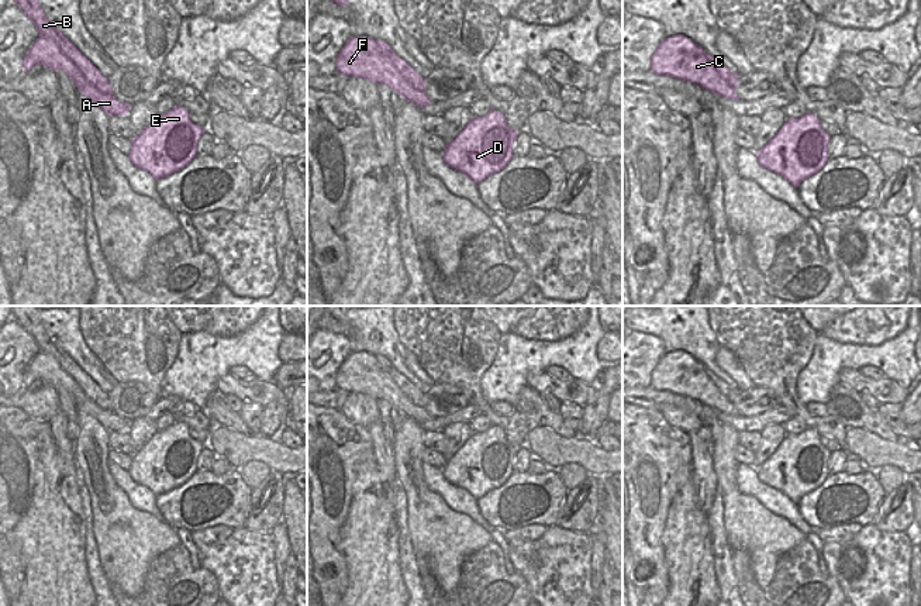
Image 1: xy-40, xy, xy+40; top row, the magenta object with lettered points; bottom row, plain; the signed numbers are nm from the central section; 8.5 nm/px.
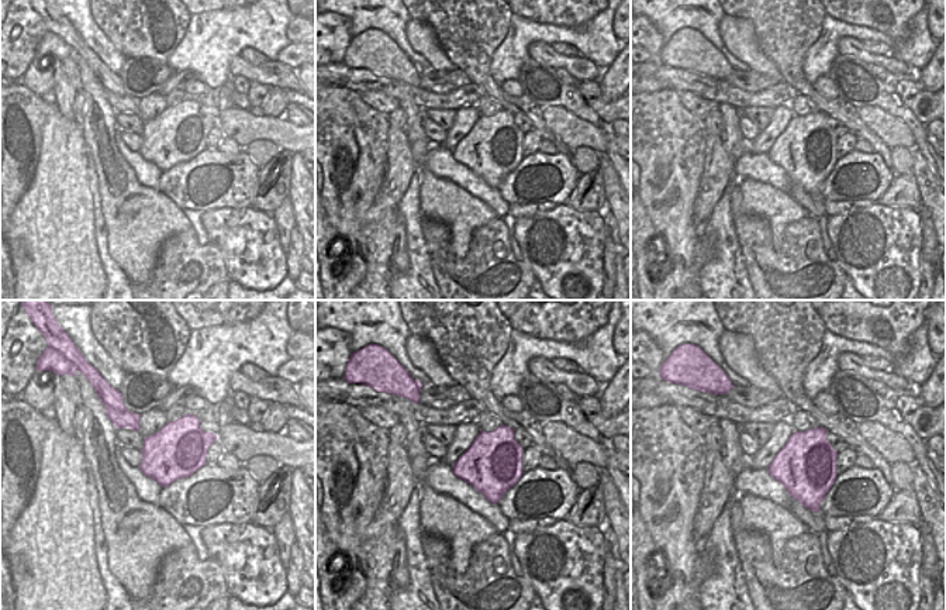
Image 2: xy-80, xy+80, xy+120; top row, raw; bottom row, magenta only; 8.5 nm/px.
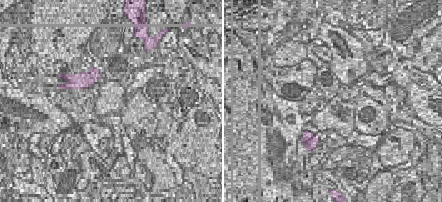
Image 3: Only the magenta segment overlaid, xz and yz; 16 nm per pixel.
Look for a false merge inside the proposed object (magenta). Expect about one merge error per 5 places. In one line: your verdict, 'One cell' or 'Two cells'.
Two cells.

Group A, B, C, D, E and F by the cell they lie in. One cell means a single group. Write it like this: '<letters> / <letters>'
A C D E F / B

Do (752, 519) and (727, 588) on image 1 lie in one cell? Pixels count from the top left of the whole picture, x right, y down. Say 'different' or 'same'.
different

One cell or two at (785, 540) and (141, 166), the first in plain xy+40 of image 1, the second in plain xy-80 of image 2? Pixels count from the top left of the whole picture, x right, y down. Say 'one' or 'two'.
two

